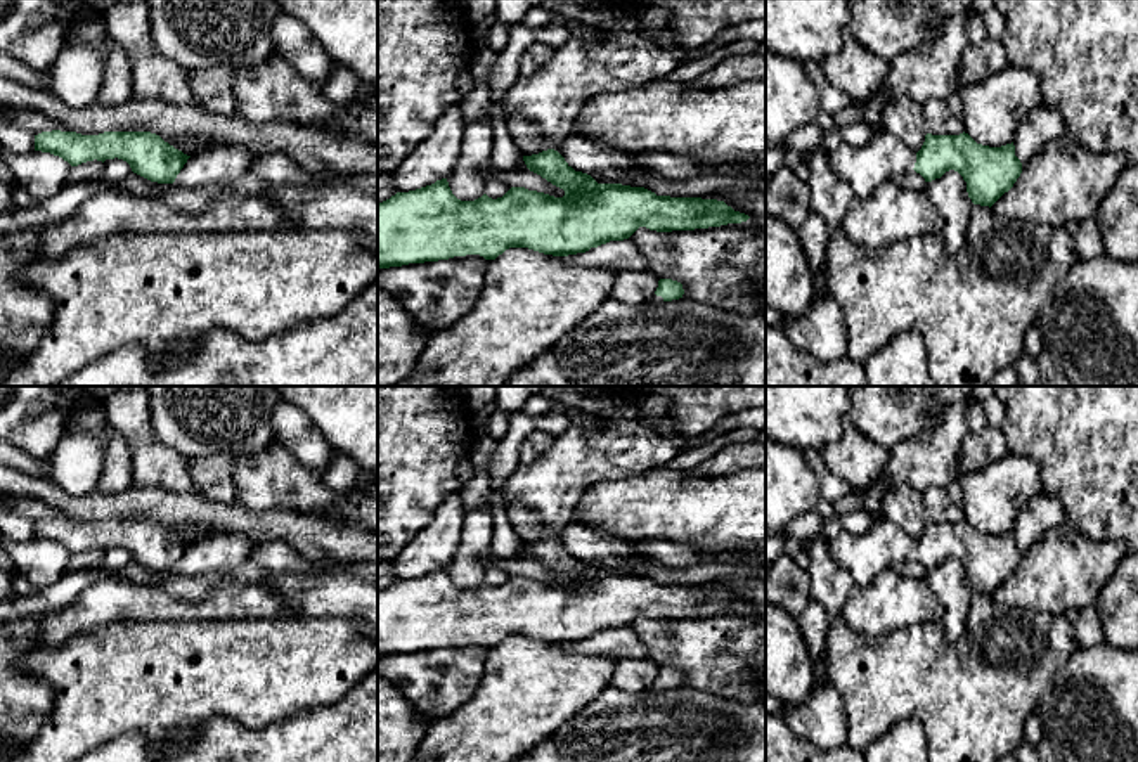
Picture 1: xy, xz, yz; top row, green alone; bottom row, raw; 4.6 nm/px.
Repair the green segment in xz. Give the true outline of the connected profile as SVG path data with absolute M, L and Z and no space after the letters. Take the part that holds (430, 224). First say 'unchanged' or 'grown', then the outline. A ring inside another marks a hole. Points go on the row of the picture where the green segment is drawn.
unchanged; M554 149L523 156L523 161L530 171L563 189L565 196L554 197L525 187L511 187L497 199L483 194L475 201L461 201L452 194L447 178L416 190L397 192L378 203L378 268L466 255L495 260L509 248L568 256L610 241L629 239L639 227L656 232L695 230L741 223L750 218L717 199L656 196L644 187L598 184L591 175L575 171Z

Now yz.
grown; M880 130L863 147L842 144L828 154L830 170L844 178L857 199L868 197L878 185L916 171L925 182L958 171L967 182L973 204L993 206L1008 192L1022 173L1015 145L989 147L977 144L968 133L925 135L918 152L890 132Z

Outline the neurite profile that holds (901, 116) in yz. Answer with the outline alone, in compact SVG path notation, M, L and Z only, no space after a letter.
M892 97L880 116L880 126L904 140L904 144L918 152L925 142L927 128L921 114L921 104L908 97Z

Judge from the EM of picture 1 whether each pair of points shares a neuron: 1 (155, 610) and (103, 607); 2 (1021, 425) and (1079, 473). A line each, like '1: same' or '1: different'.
1: same
2: same

